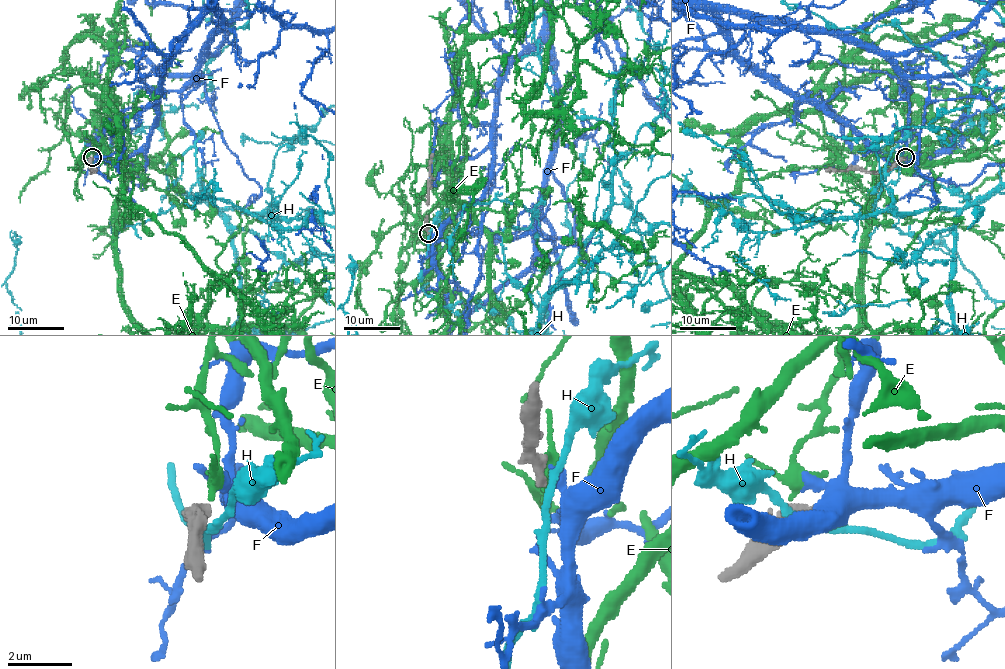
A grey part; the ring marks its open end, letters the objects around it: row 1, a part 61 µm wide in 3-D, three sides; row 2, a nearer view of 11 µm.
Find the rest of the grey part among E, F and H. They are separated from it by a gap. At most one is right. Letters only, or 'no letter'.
no letter

